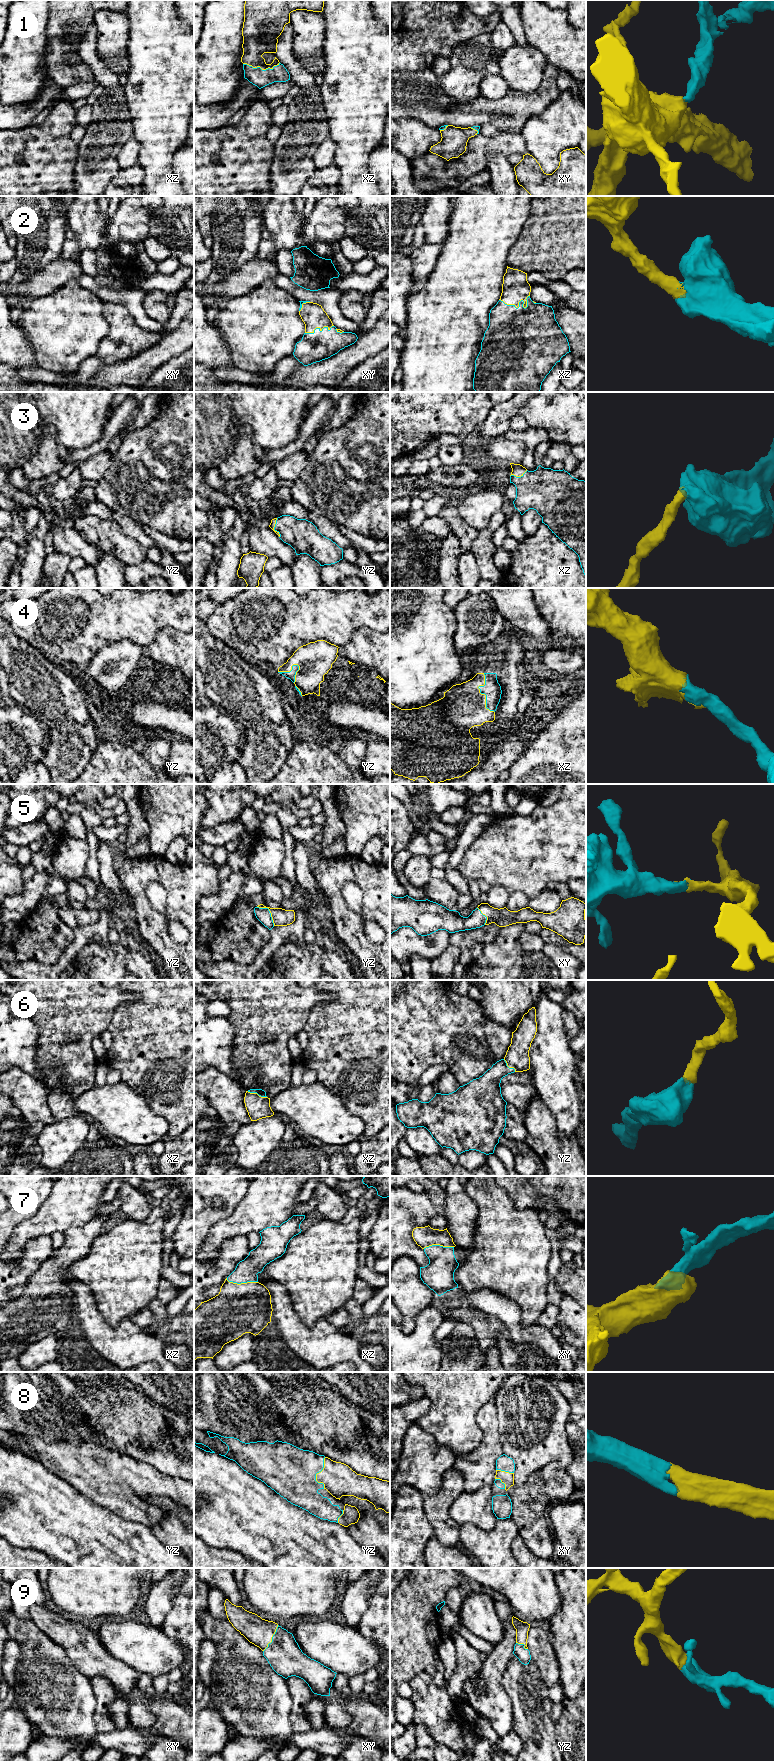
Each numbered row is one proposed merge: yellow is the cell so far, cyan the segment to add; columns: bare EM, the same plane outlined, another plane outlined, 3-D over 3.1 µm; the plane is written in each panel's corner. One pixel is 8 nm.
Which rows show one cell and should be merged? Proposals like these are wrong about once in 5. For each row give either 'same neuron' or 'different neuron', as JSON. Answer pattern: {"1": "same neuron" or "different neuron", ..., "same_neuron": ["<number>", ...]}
{"1": "same neuron", "2": "same neuron", "3": "same neuron", "4": "same neuron", "5": "same neuron", "6": "same neuron", "7": "same neuron", "8": "same neuron", "9": "same neuron", "same_neuron": ["1", "2", "3", "4", "5", "6", "7", "8", "9"]}

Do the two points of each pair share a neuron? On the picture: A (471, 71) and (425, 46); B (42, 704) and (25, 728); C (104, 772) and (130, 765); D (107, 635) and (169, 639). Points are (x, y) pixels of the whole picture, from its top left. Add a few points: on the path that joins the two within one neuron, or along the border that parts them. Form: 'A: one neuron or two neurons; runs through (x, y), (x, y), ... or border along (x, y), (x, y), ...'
A: two neurons; border along (466, 41), (457, 44), (448, 57)
B: two neurons; border along (17, 703), (24, 706), (47, 730), (48, 734)
C: one neuron; runs through (110, 772), (124, 771)
D: two neurons; border along (177, 630), (163, 627), (155, 638), (143, 647)

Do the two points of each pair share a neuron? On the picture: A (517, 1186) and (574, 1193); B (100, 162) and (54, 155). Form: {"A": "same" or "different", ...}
{"A": "same", "B": "different"}

